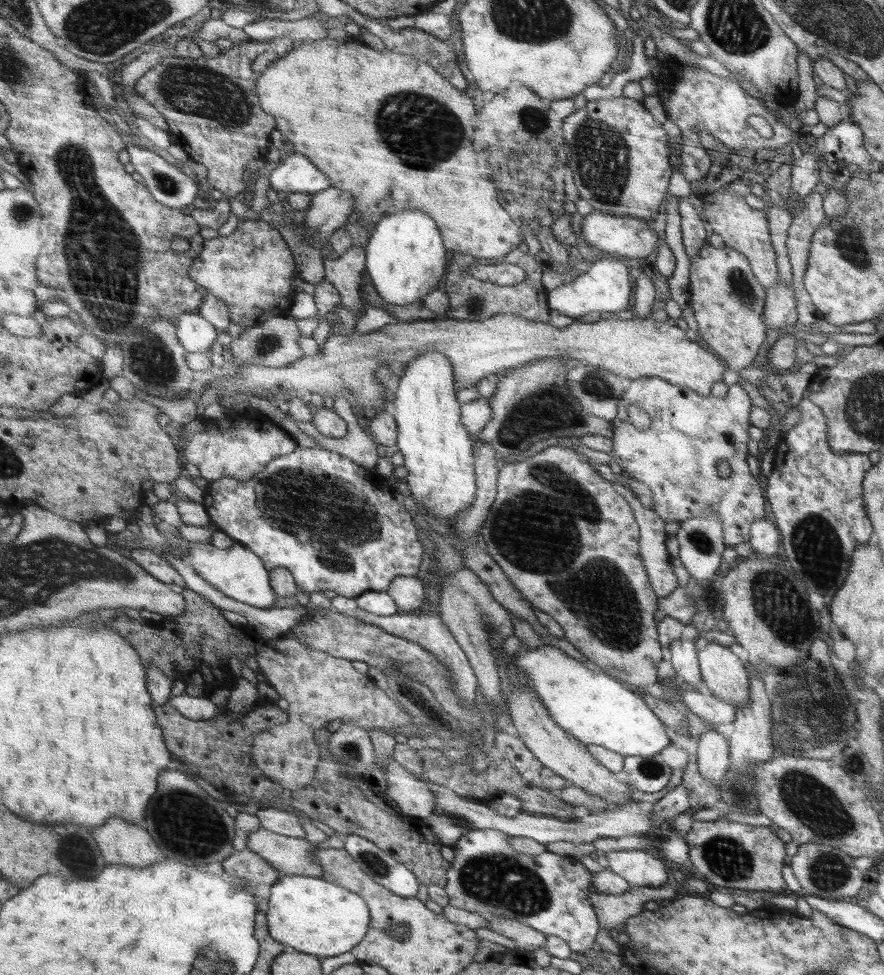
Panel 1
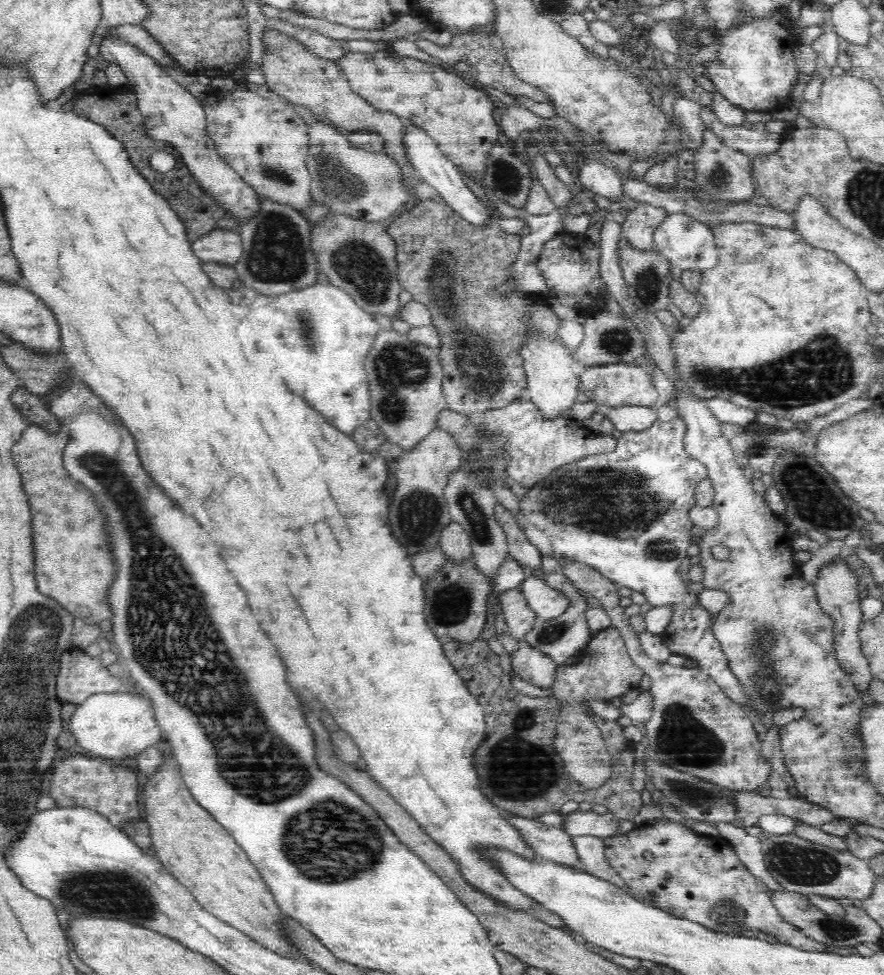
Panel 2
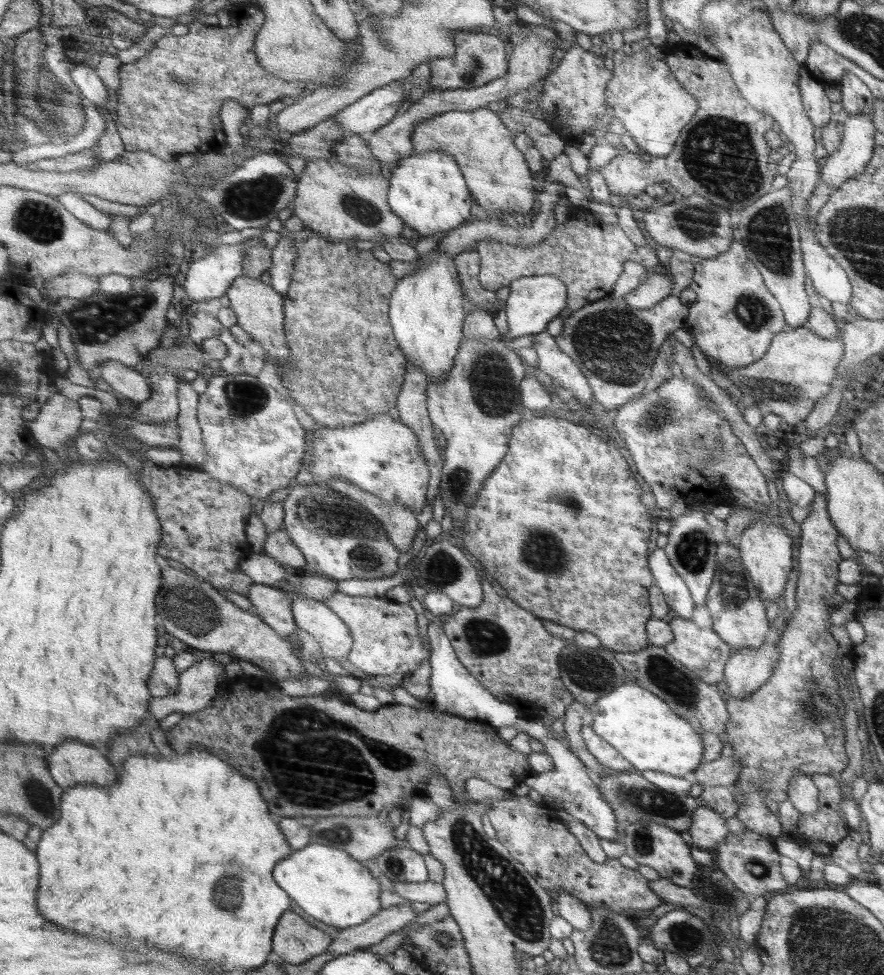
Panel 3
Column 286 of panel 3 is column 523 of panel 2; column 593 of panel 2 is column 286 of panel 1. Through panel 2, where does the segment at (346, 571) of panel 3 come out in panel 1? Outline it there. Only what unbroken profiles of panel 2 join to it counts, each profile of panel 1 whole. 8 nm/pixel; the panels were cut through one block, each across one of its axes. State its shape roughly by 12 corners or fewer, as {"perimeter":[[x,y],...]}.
{"perimeter":[[301,447],[209,482],[211,522],[299,590],[422,564],[387,478]]}

